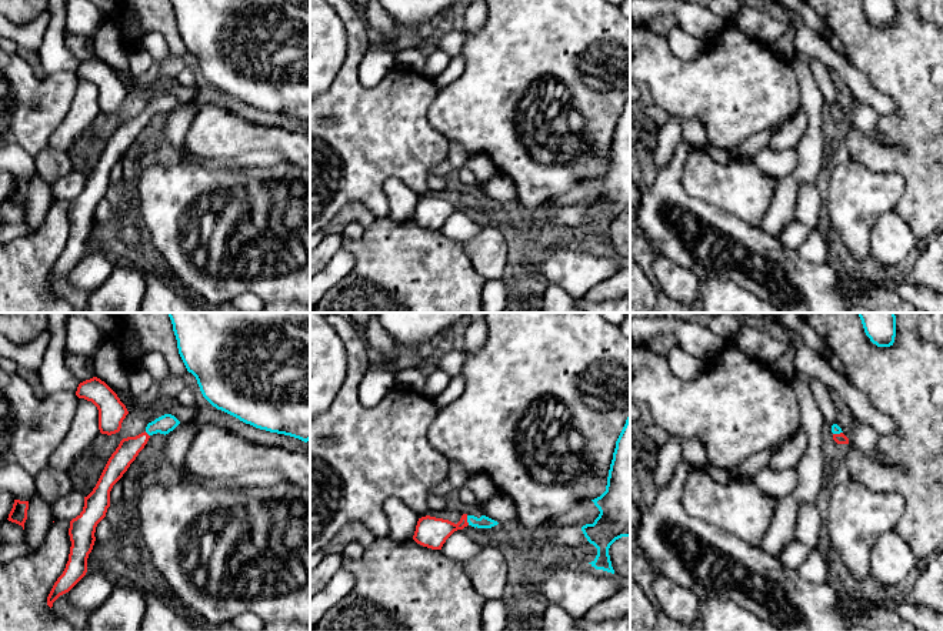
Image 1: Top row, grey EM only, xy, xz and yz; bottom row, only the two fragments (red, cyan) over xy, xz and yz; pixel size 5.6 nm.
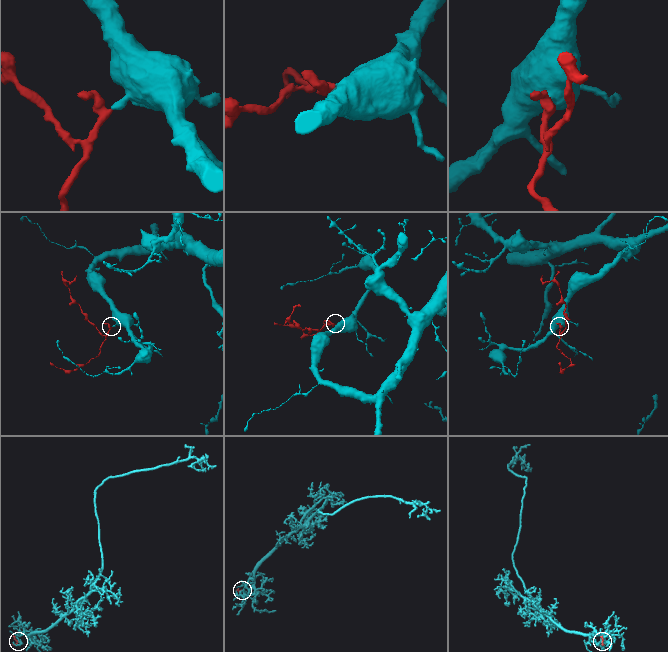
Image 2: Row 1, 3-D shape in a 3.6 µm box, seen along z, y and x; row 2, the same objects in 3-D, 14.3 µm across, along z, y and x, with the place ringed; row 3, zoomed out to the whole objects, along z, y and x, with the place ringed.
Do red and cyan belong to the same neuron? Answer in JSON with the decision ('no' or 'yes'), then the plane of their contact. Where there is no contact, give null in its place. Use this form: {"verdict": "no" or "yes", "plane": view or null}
{"verdict": "yes", "plane": "xz"}

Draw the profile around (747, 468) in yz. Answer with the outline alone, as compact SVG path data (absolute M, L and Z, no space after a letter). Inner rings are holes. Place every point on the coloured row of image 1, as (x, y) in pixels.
M777 445L769 447L744 460L742 464L732 467L737 473L734 480L752 483L754 474L760 473L764 468L769 468L770 457L774 453Z

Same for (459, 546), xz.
M457 530L446 540L441 552L464 562L473 558L482 547L483 545L470 538L466 531Z

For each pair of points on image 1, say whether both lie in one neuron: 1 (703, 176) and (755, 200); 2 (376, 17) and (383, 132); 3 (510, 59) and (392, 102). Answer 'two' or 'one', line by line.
1: one
2: two
3: two

